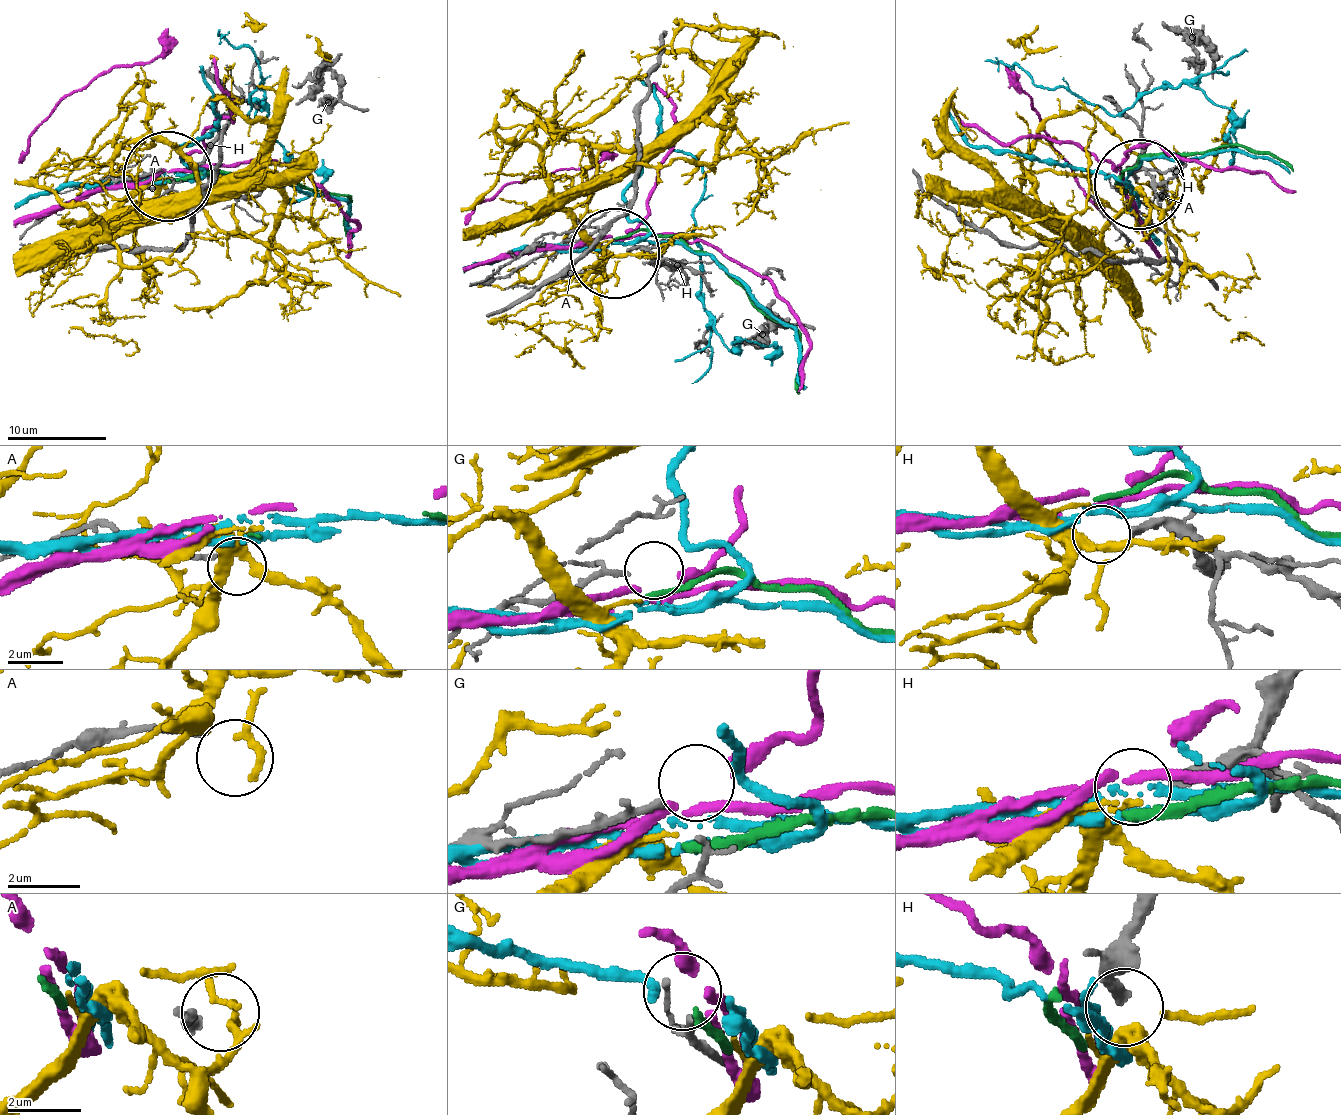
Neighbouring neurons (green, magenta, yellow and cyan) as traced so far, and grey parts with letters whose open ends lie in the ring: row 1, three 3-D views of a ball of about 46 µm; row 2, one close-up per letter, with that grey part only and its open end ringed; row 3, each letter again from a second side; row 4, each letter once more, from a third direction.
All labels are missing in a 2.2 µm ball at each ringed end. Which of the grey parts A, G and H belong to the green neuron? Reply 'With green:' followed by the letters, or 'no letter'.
With green: no letter

